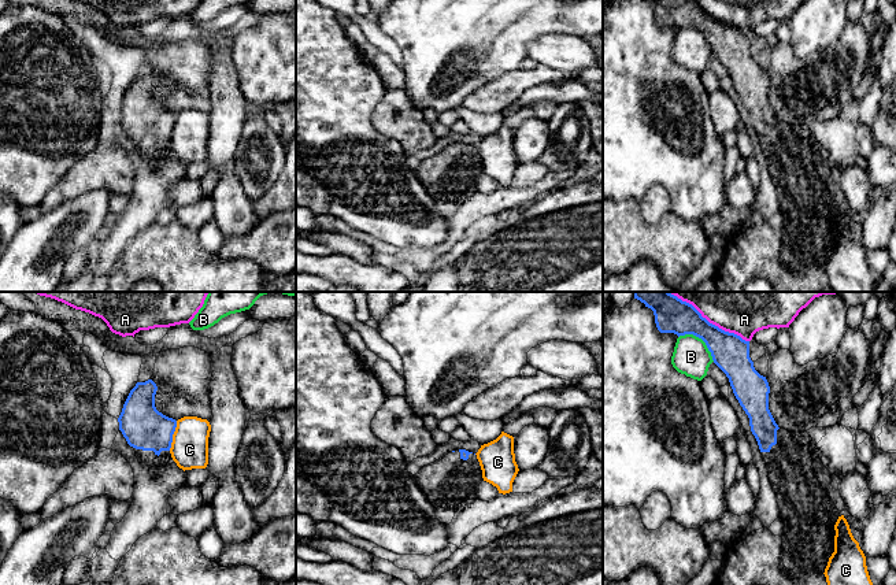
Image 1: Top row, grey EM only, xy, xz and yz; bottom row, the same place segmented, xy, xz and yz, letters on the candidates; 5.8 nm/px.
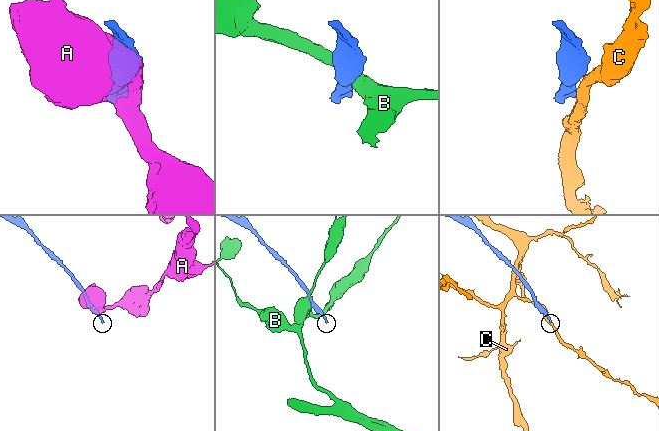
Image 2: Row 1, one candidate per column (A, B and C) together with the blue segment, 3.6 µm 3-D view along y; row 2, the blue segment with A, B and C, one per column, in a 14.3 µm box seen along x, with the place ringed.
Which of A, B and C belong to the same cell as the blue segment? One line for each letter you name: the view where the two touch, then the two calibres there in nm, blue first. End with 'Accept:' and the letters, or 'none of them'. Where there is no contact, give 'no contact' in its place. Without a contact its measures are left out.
Accept: none of them

